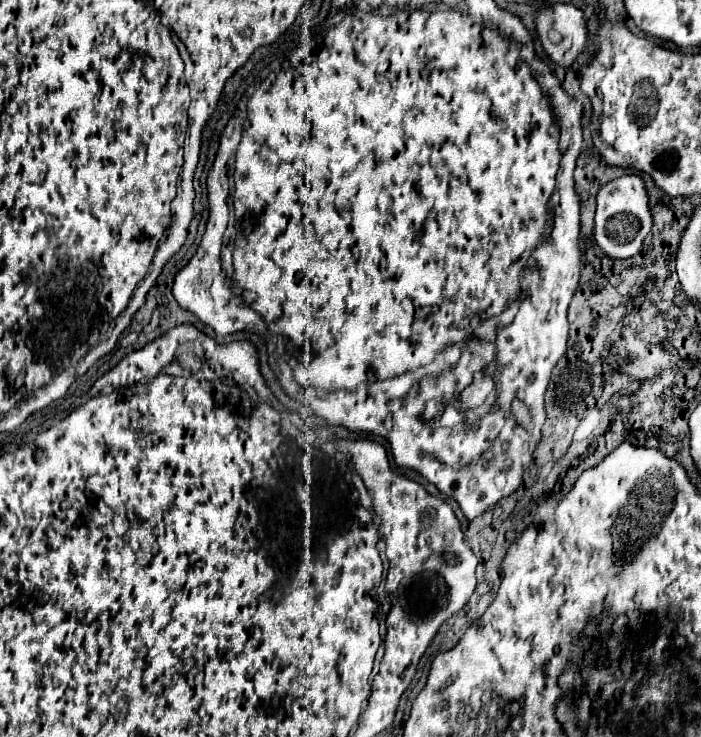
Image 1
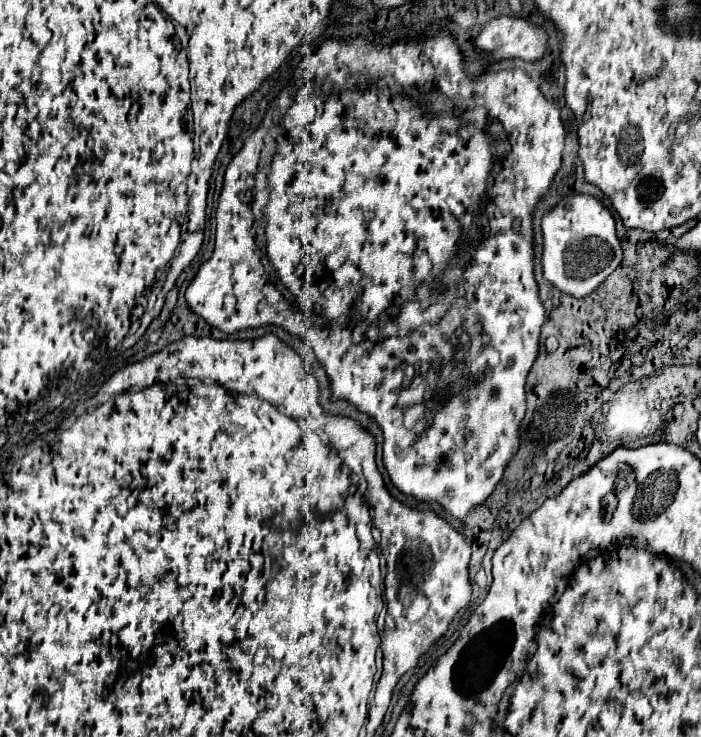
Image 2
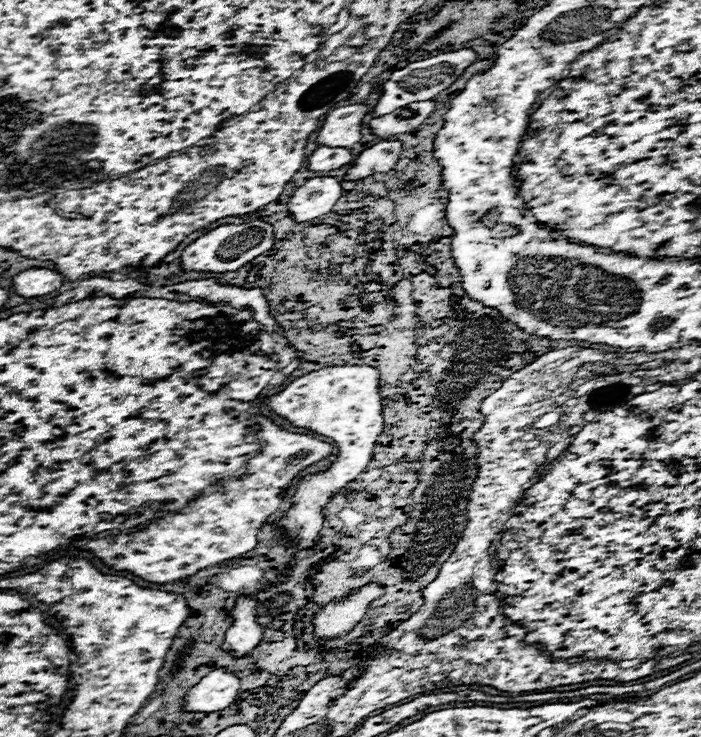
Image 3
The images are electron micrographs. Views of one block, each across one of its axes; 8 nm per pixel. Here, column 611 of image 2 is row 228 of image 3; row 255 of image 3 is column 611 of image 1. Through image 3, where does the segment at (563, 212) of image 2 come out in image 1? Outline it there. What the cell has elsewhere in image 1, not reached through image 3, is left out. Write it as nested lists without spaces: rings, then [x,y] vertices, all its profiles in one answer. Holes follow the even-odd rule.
[[[626,174],[600,188],[596,194],[594,214],[594,244],[610,260],[624,260],[640,252],[642,240],[652,228],[652,216],[648,208],[648,196],[640,174]]]

